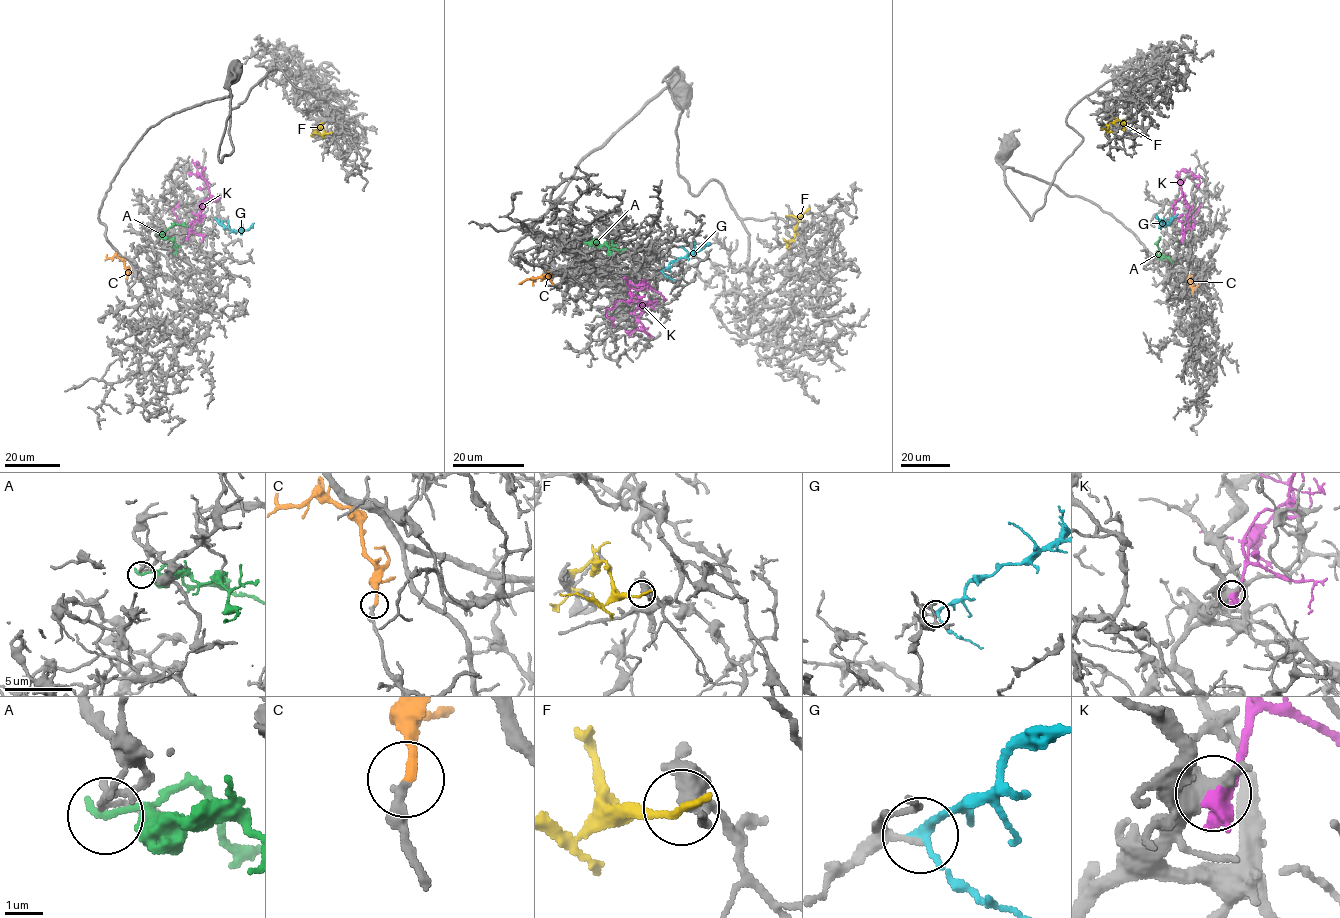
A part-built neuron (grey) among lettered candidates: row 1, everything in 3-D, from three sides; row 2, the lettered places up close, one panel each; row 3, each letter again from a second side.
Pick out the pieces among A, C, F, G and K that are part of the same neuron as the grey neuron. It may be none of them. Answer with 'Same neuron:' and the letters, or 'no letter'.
Same neuron: C

